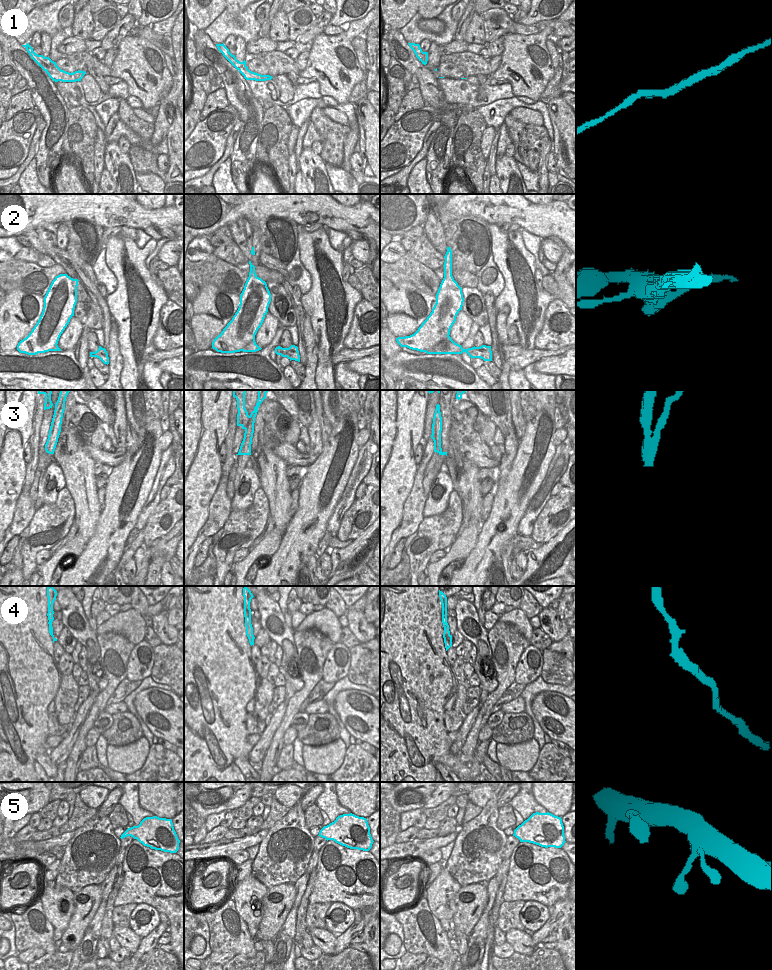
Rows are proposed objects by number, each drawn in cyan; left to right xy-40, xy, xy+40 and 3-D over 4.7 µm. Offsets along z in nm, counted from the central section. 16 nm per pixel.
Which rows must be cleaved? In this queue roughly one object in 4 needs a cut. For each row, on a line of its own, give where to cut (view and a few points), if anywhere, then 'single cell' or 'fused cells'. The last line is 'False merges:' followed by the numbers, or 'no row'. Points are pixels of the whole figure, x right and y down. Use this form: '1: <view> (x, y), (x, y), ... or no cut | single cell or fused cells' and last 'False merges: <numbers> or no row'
1: no cut | single cell
2: xy+40 (449, 336), (425, 351) | fused cells
3: xy (250, 416), (245, 429) | fused cells
4: no cut | single cell
5: no cut | single cell
False merges: 2, 3

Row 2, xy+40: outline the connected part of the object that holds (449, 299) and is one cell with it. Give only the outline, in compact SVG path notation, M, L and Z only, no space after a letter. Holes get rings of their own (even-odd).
M447 247L444 258L444 278L436 294L436 303L432 312L414 334L396 338L401 347L426 352L450 335L457 314L462 310L464 298L462 288L452 276L450 247Z

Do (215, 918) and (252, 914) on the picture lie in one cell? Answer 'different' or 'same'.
different

